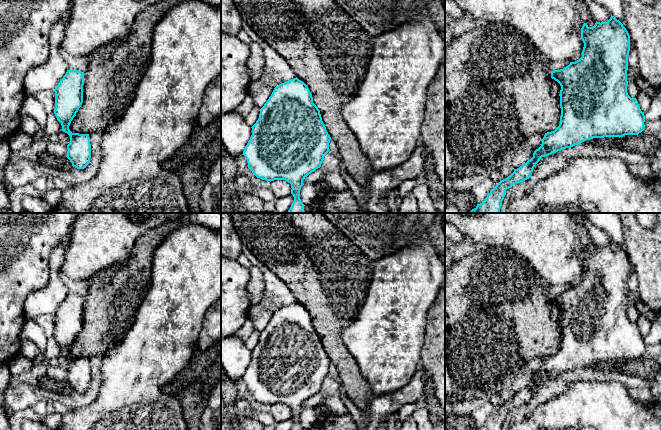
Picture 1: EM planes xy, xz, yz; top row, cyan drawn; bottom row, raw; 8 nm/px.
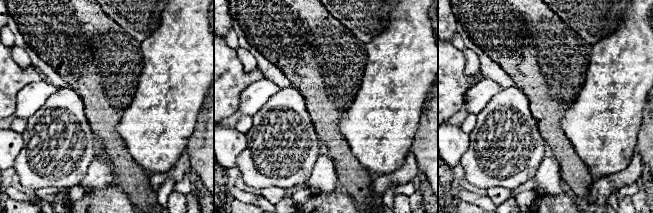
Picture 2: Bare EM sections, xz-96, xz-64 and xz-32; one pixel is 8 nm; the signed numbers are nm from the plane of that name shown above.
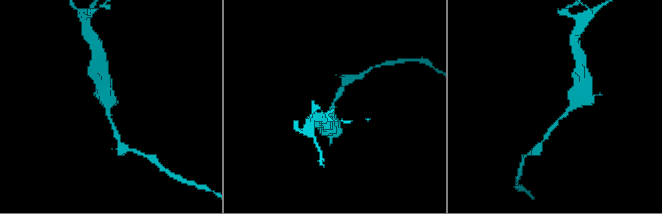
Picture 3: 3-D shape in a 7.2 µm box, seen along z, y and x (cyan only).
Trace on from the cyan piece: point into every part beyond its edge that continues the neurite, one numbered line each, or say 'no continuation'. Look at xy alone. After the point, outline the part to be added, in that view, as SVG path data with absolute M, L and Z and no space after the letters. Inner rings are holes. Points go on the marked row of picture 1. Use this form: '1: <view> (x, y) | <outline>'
no continuation

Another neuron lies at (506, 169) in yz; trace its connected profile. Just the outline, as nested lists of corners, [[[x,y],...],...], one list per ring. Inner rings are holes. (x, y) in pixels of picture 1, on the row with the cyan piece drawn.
[[[510,159],[505,161],[498,169],[500,180],[503,180],[510,176],[514,172],[514,167]]]

